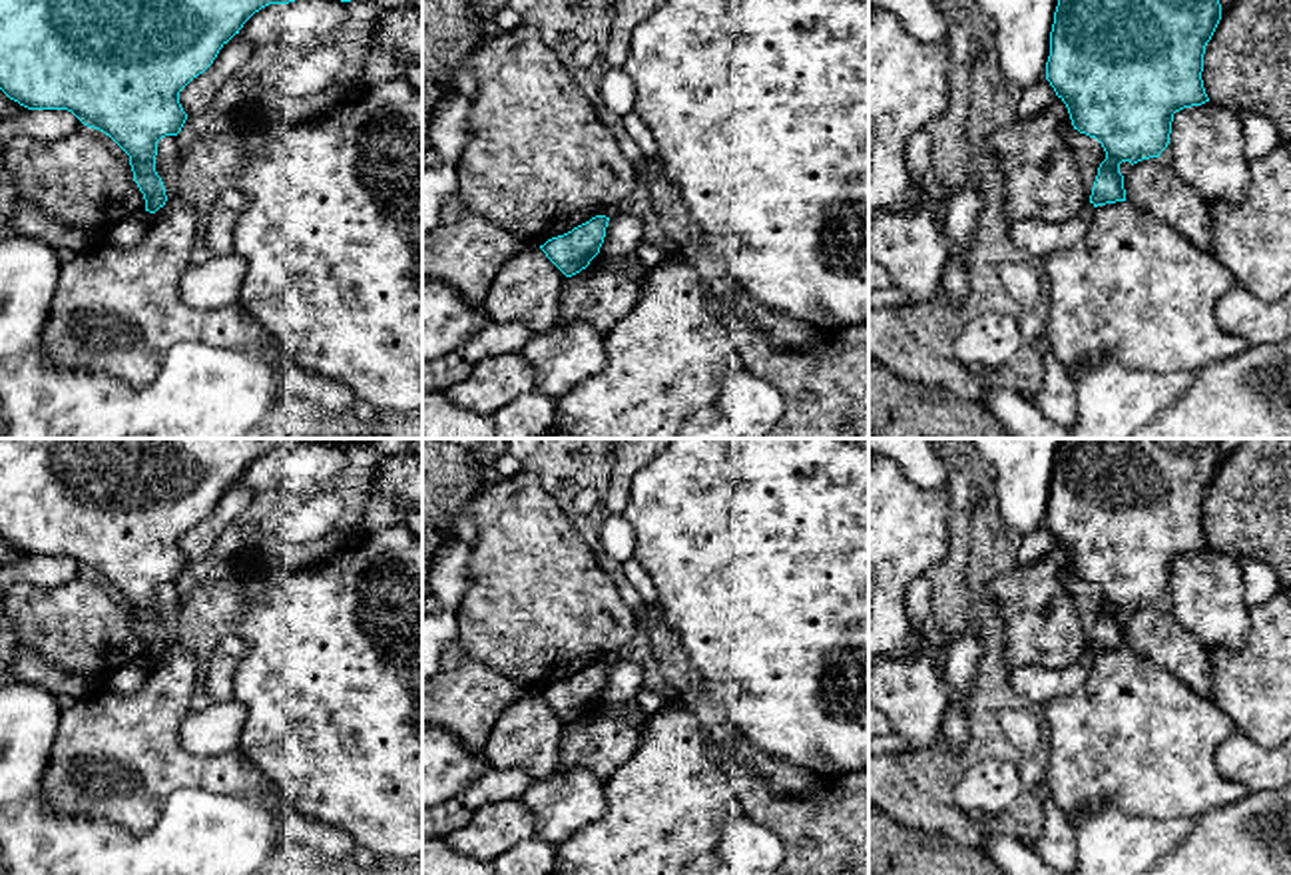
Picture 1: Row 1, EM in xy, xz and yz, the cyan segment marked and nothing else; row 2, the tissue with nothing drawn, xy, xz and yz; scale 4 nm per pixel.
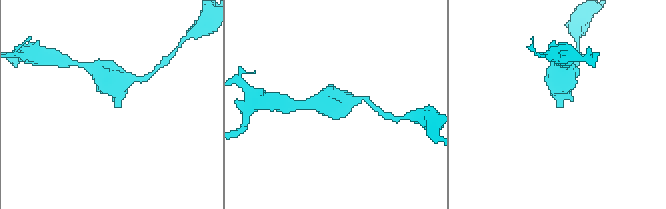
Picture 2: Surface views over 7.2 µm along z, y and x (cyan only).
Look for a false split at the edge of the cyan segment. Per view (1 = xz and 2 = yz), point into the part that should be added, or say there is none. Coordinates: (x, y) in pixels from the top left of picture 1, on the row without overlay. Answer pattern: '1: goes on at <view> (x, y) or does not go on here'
1: does not go on here
2: does not go on here

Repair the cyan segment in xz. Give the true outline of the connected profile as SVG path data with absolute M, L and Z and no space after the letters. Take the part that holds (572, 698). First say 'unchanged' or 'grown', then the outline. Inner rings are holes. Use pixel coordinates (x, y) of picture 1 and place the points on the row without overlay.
unchanged; M596 662L572 678L548 686L540 696L566 722L586 716L600 700L610 664Z

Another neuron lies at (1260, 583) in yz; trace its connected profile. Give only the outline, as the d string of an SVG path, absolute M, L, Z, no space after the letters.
M1237 558L1237 564L1241 568L1245 600L1249 606L1261 606L1279 592L1281 584L1277 574L1265 562Z

